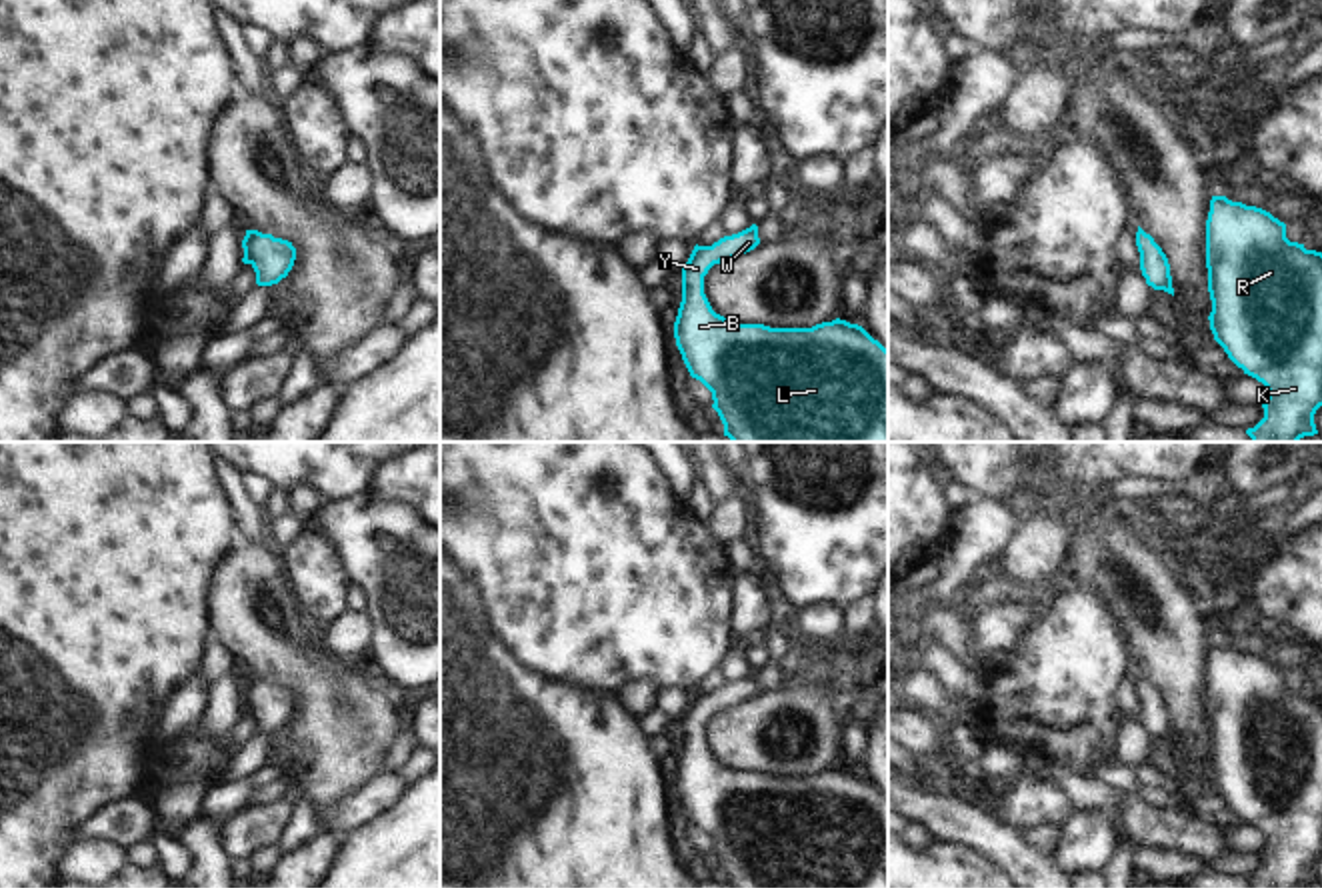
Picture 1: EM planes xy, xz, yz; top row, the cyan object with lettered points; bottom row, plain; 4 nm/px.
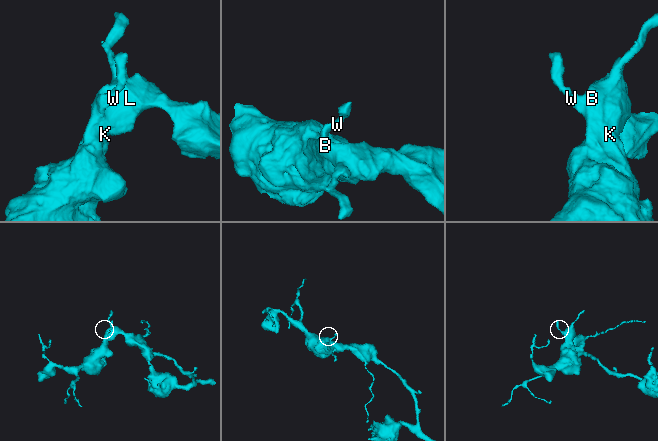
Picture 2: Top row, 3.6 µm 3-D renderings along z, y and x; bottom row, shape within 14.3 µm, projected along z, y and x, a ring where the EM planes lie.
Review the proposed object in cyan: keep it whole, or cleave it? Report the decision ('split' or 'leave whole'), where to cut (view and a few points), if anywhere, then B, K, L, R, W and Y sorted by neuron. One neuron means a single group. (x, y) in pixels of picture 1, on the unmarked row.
leave whole | no cut | B K L R W Y

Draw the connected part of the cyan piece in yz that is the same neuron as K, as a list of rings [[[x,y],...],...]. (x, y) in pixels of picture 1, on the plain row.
[[[1212,644],[1206,668],[1206,716],[1214,788],[1244,822],[1262,830],[1268,846],[1264,866],[1248,876],[1252,888],[1300,888],[1318,882],[1314,862],[1322,854],[1322,700],[1286,686],[1286,672],[1270,660]]]

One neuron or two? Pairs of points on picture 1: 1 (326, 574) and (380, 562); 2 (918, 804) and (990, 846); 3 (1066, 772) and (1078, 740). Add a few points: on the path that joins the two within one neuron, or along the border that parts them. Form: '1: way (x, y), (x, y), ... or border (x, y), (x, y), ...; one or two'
1: border (316, 532), (332, 548), (350, 582); two
2: way (936, 812), (972, 828); one
3: border (1046, 758), (1066, 758), (1088, 776); two

